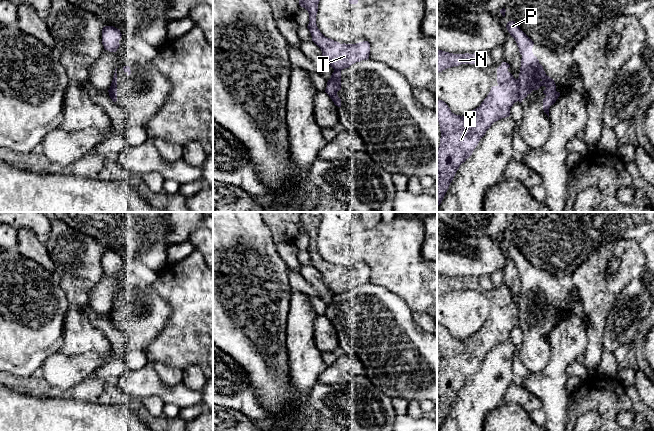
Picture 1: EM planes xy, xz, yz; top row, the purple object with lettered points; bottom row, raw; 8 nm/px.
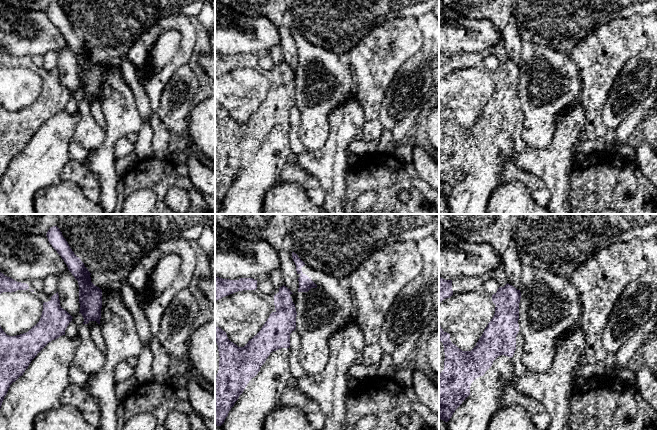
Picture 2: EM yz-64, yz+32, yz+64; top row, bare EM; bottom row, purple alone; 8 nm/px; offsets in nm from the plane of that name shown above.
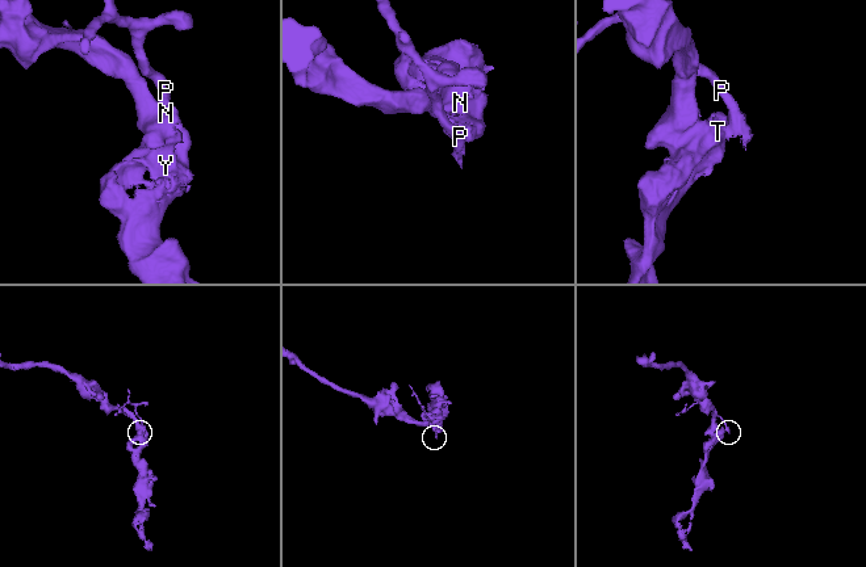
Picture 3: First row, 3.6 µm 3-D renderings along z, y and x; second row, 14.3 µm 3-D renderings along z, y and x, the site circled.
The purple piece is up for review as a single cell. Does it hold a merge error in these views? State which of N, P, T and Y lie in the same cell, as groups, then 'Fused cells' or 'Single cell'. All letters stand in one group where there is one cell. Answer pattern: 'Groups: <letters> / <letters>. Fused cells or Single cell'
Groups: N T Y / P. Fused cells

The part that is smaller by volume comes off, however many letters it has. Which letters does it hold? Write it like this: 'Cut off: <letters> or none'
Cut off: P

